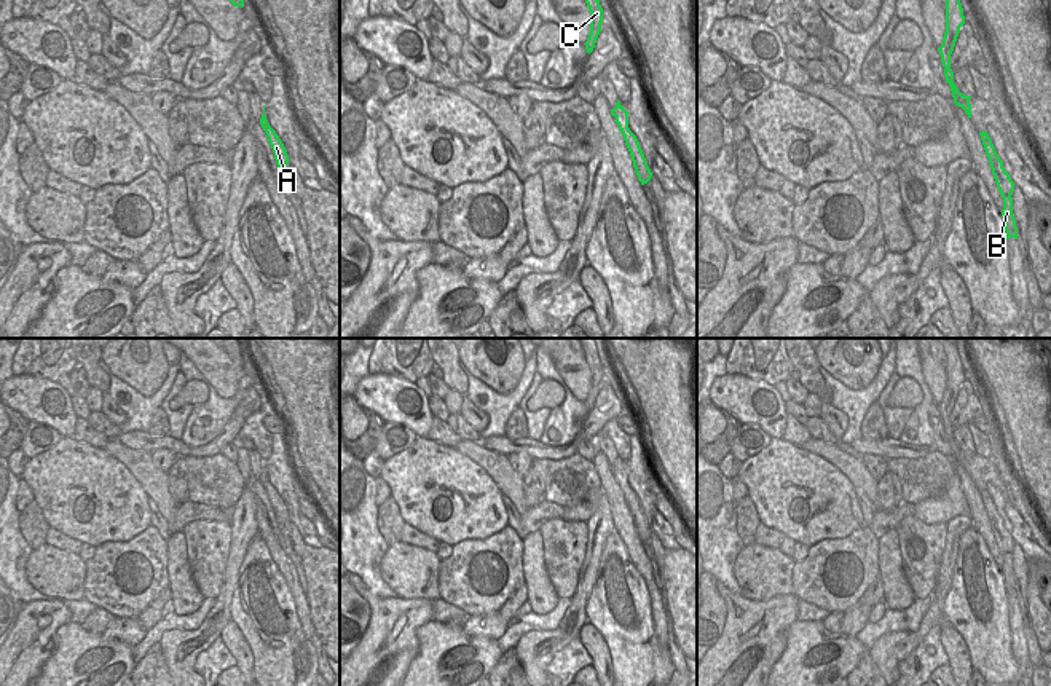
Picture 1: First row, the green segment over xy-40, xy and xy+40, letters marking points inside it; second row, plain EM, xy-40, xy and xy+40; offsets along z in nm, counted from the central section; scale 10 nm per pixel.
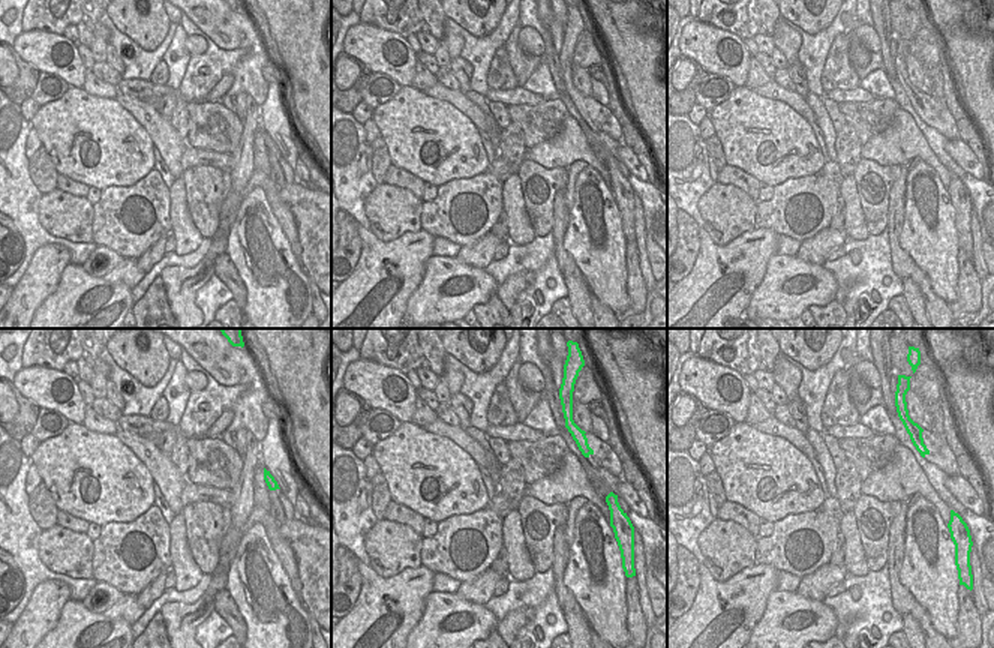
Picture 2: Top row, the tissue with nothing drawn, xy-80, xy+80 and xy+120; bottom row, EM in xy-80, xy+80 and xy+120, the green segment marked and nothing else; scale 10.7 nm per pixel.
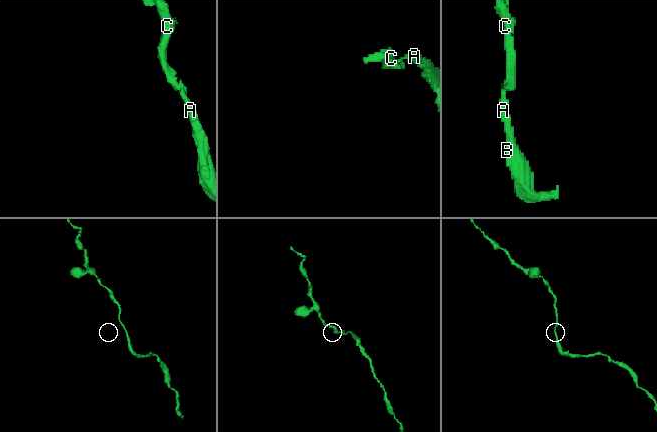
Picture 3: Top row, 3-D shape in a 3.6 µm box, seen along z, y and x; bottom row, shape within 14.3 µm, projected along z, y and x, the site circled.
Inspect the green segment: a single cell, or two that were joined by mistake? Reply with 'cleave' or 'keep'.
keep

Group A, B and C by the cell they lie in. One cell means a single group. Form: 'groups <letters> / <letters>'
groups A B C

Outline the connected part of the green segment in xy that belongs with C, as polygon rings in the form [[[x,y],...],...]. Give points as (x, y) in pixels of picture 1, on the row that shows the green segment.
[[[585,0],[588,11],[592,14],[590,19],[590,34],[585,45],[587,53],[590,54],[595,48],[596,38],[601,32],[601,22],[603,22],[603,8],[600,5],[600,0]]]

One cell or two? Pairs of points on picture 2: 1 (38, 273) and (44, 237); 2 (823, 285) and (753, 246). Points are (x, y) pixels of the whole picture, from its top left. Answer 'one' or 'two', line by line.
1: two
2: two

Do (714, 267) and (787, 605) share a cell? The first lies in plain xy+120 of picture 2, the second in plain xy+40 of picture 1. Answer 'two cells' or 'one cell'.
one cell

